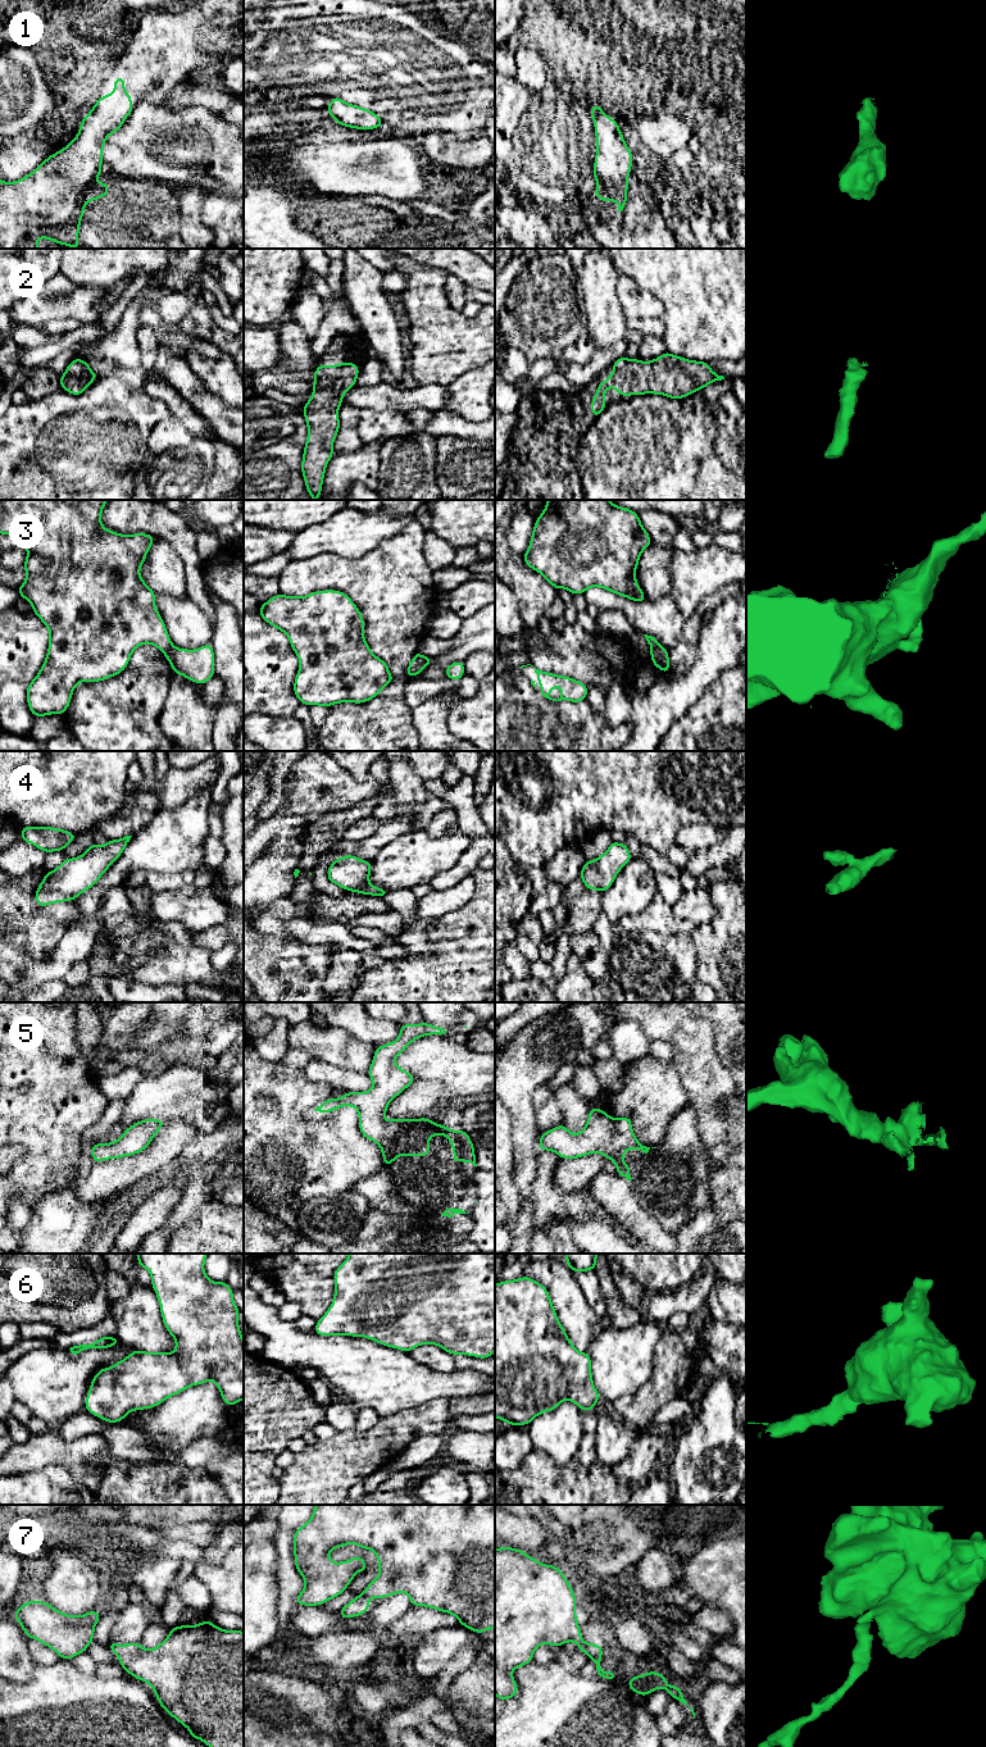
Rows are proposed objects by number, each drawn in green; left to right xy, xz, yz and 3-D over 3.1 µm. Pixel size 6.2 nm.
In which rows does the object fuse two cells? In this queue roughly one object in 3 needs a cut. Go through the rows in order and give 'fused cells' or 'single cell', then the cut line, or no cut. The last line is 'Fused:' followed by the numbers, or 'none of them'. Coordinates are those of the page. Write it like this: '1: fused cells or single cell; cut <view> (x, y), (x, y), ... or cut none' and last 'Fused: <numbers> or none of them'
1: single cell; cut none
2: single cell; cut none
3: fused cells; cut yz (660, 646), (651, 649)
4: single cell; cut none
5: single cell; cut none
6: single cell; cut none
7: fused cells; cut yz (582, 1642), (586, 1652)
Fused: 3, 7

